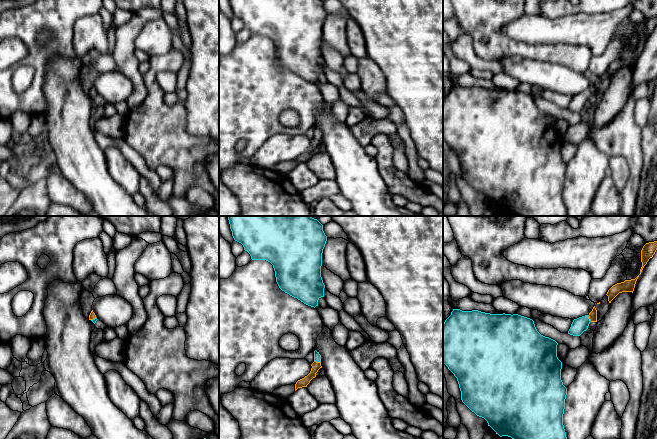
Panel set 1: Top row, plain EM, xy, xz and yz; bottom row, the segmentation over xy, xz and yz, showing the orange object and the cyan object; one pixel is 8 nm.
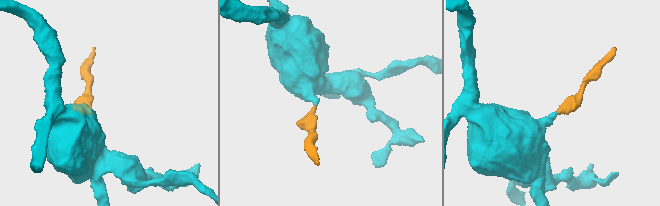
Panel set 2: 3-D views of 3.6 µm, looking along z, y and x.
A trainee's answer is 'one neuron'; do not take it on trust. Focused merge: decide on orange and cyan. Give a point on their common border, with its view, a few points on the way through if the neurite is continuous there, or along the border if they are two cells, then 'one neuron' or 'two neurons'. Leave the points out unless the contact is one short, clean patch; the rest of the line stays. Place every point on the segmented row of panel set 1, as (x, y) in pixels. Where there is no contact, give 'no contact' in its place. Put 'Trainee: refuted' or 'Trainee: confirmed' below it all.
meets orange in xz at (317, 362); runs through xz (303, 382), (312, 374), (317, 362), (317, 357); one neuron
Trainee: confirmed

